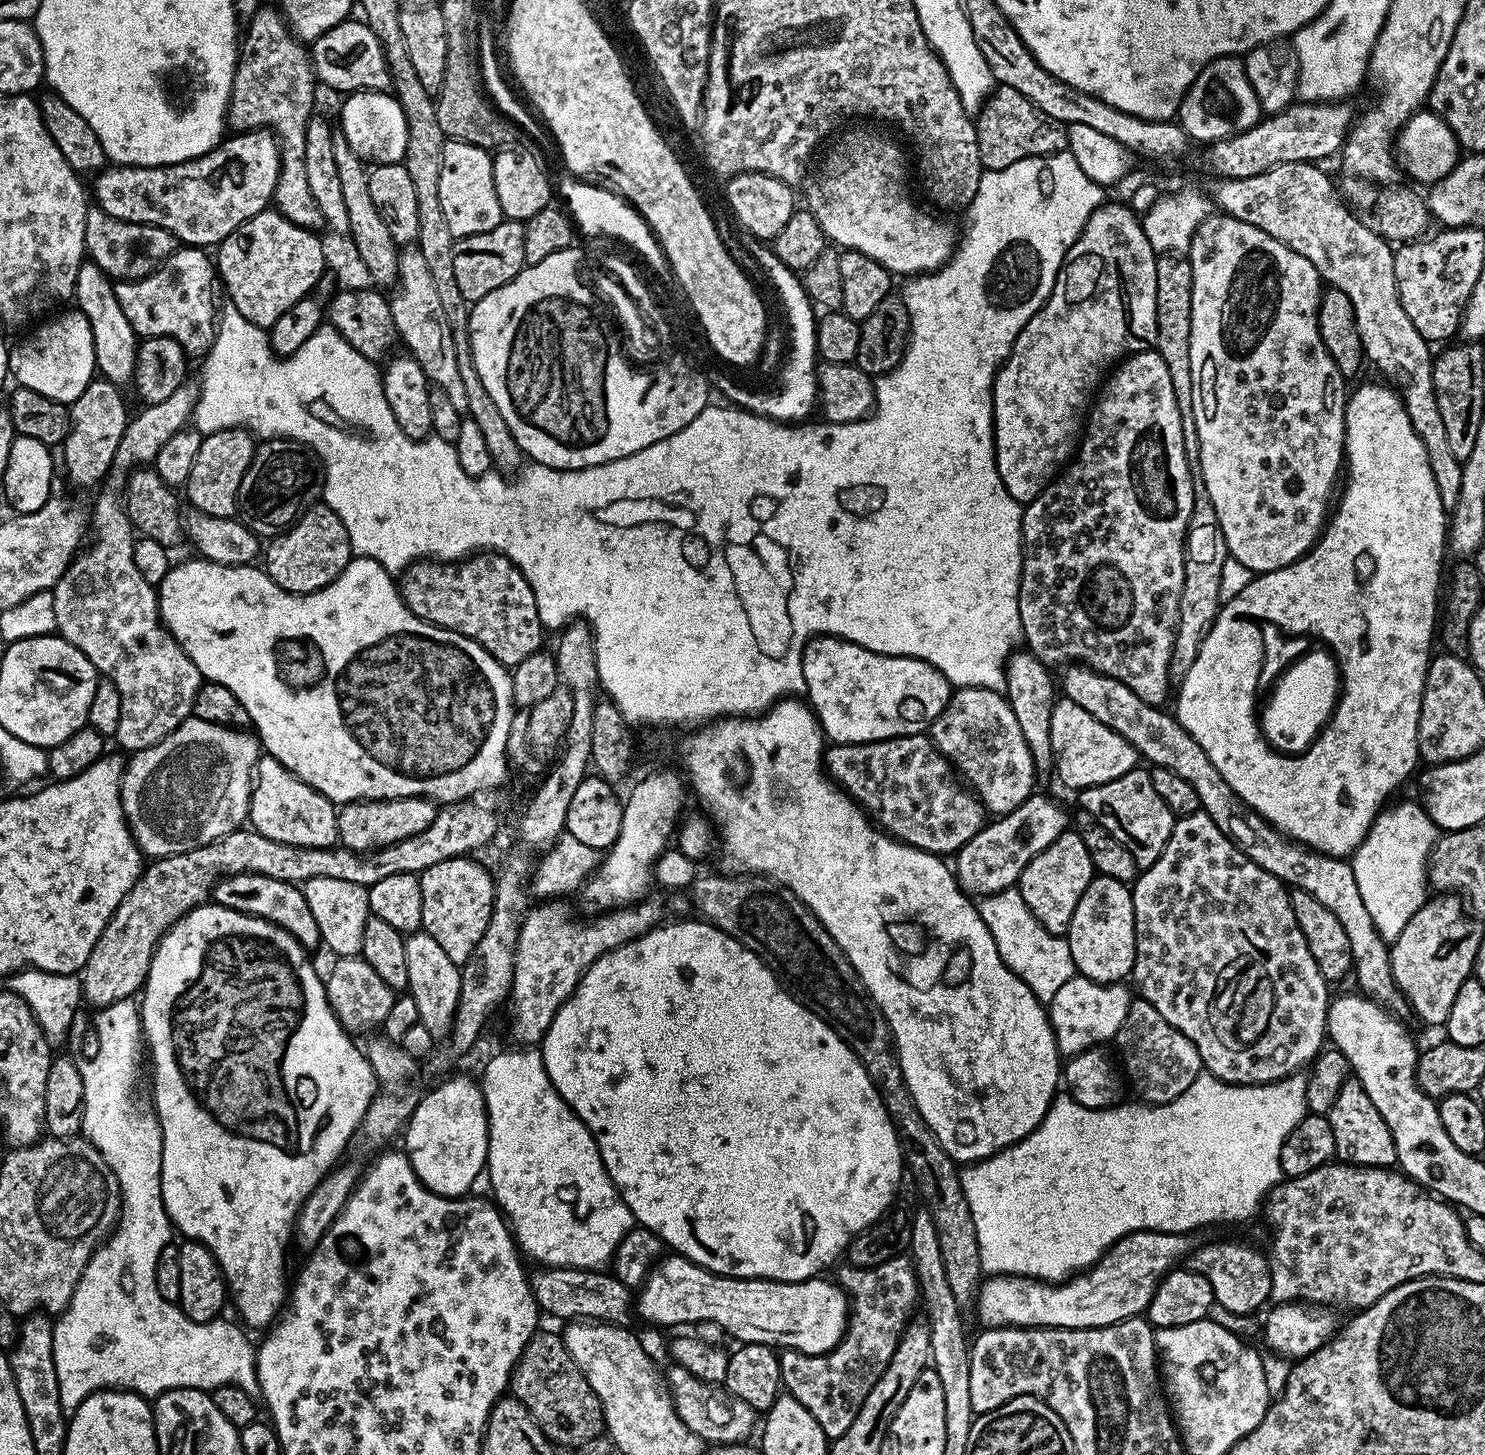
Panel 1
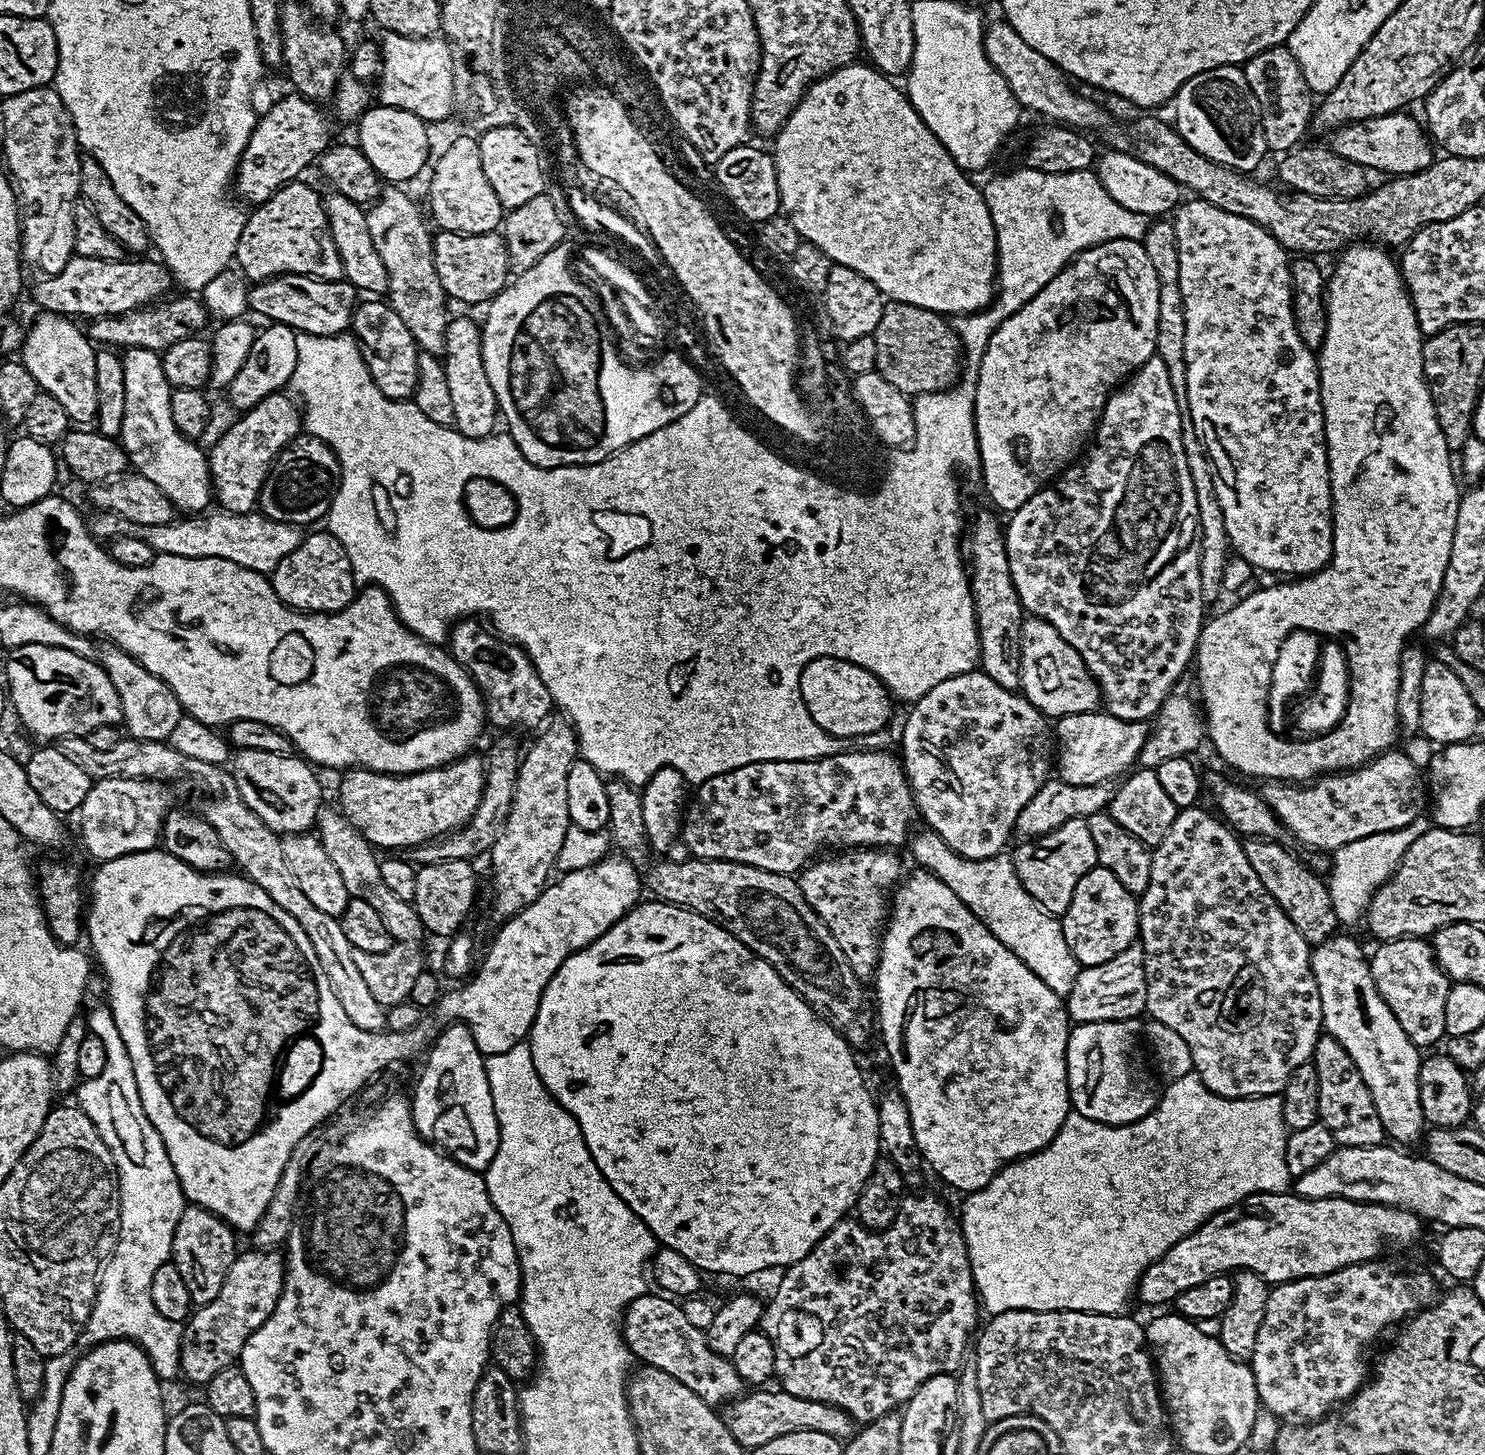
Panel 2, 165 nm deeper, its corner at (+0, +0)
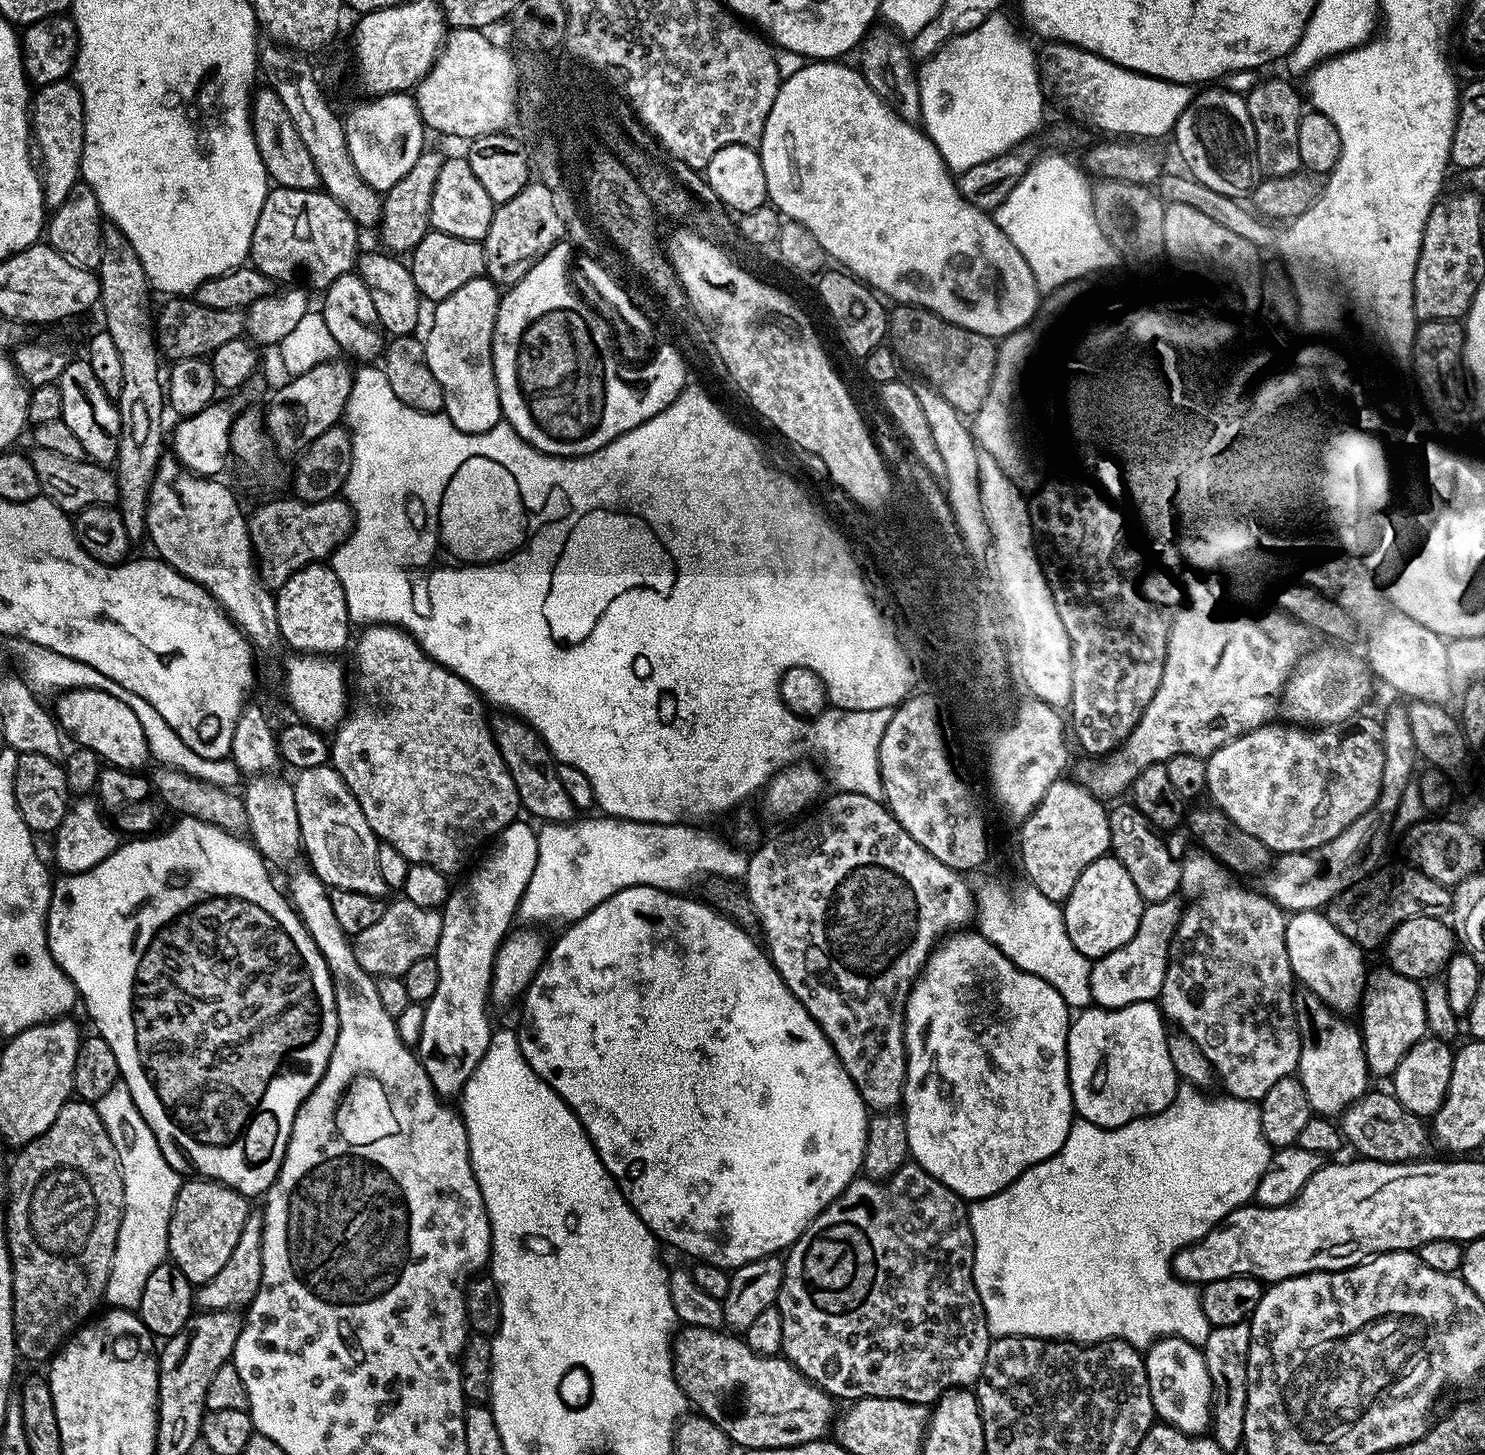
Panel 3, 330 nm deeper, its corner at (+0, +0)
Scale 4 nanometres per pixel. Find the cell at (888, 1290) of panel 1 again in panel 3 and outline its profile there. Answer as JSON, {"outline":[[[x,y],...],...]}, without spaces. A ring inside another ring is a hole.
{"outline":[[[915,1162],[903,1164],[889,1180],[883,1182],[867,1178],[853,1180],[851,1186],[821,1216],[814,1218],[814,1222],[810,1222],[807,1230],[792,1243],[791,1248],[787,1249],[782,1286],[774,1305],[782,1314],[780,1351],[784,1359],[789,1360],[803,1376],[814,1381],[829,1396],[841,1401],[844,1399],[844,1402],[873,1396],[931,1405],[952,1388],[968,1388],[975,1385],[986,1362],[990,1333],[984,1307],[972,1277],[974,1238],[968,1221],[968,1209],[969,1205],[963,1196],[938,1182],[938,1178],[926,1174],[926,1170],[922,1170]]]}

